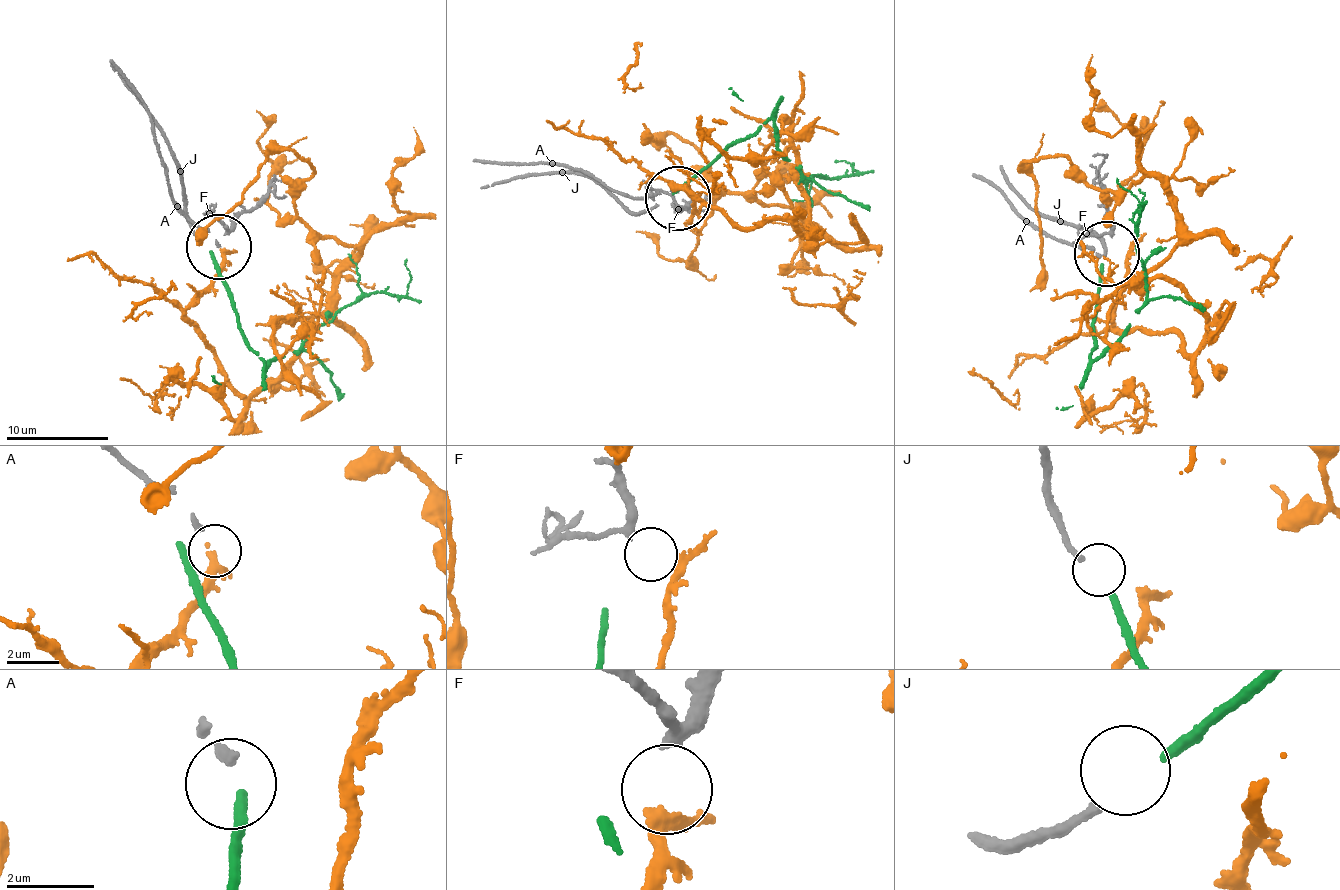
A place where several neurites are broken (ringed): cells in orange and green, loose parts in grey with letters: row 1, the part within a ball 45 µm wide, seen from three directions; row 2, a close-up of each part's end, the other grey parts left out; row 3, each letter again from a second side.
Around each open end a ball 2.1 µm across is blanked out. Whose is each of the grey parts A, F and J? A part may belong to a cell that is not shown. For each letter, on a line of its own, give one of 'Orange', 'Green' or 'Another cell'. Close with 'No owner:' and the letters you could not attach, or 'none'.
A: Another cell
F: Orange
J: Green
No owner: A

